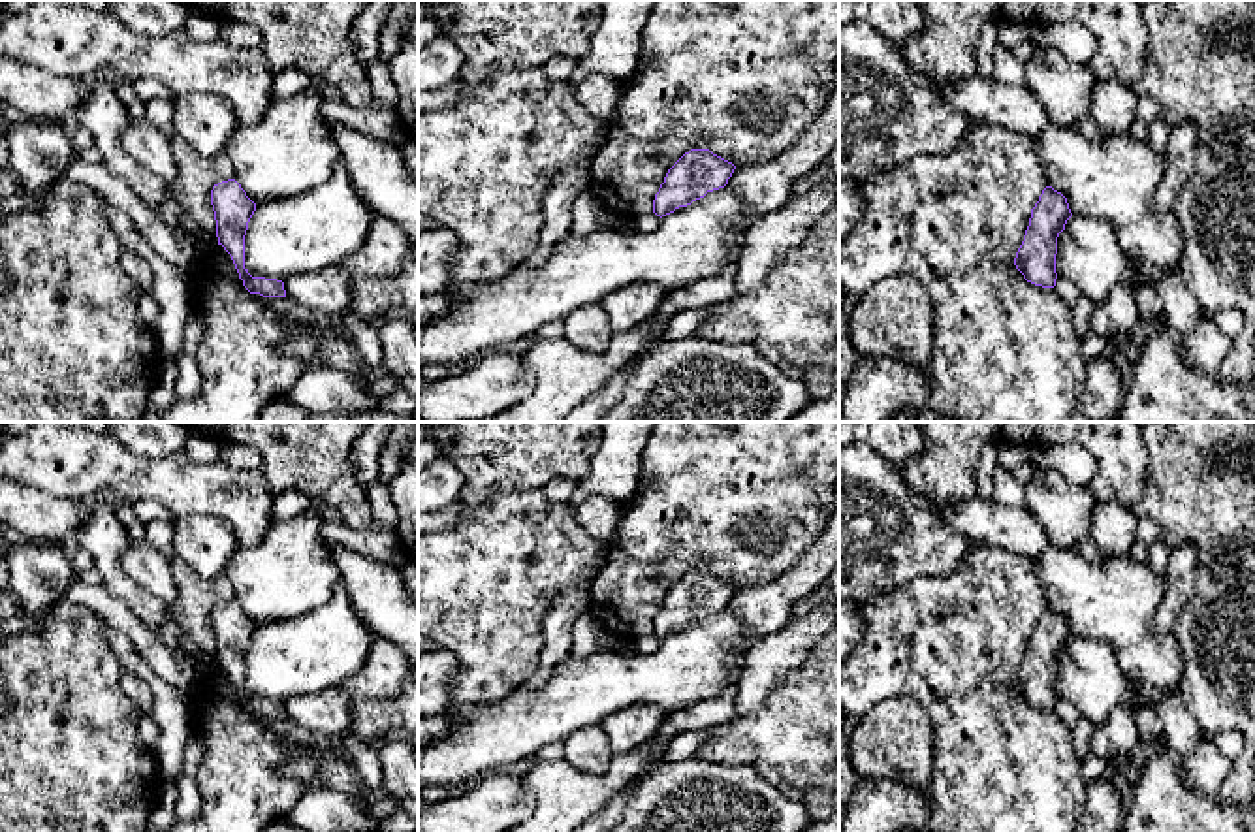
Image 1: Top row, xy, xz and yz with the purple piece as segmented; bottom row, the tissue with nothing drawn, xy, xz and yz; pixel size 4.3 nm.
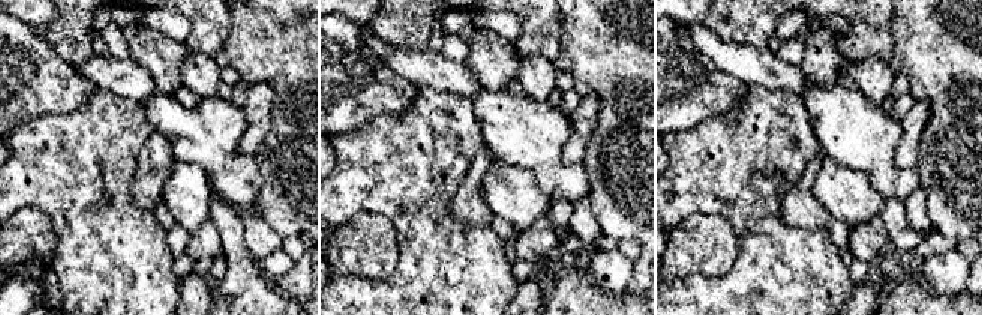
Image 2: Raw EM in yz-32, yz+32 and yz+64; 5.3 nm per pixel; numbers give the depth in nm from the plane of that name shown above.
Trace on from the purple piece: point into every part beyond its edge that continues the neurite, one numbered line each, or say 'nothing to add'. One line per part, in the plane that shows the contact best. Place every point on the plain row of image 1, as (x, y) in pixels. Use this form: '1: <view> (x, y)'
nothing to add

